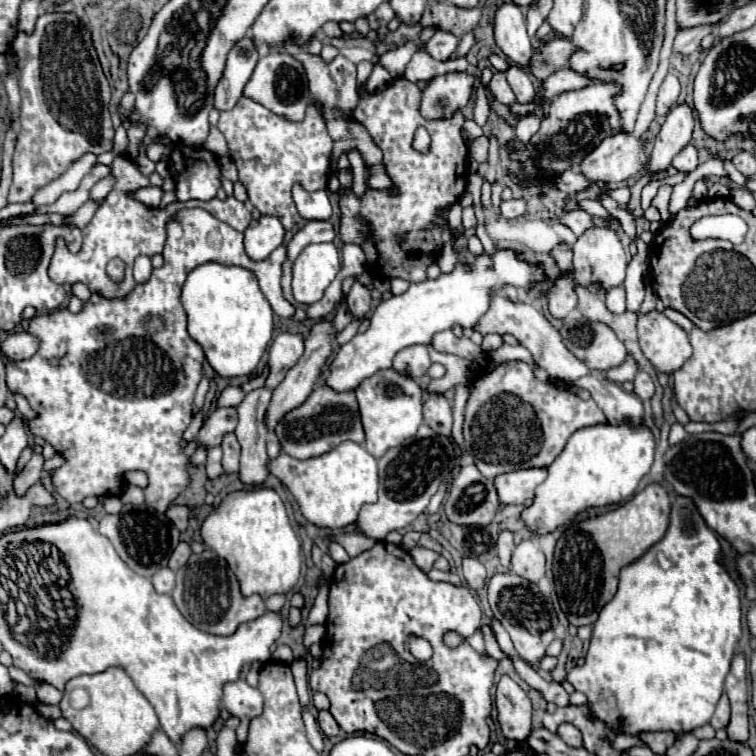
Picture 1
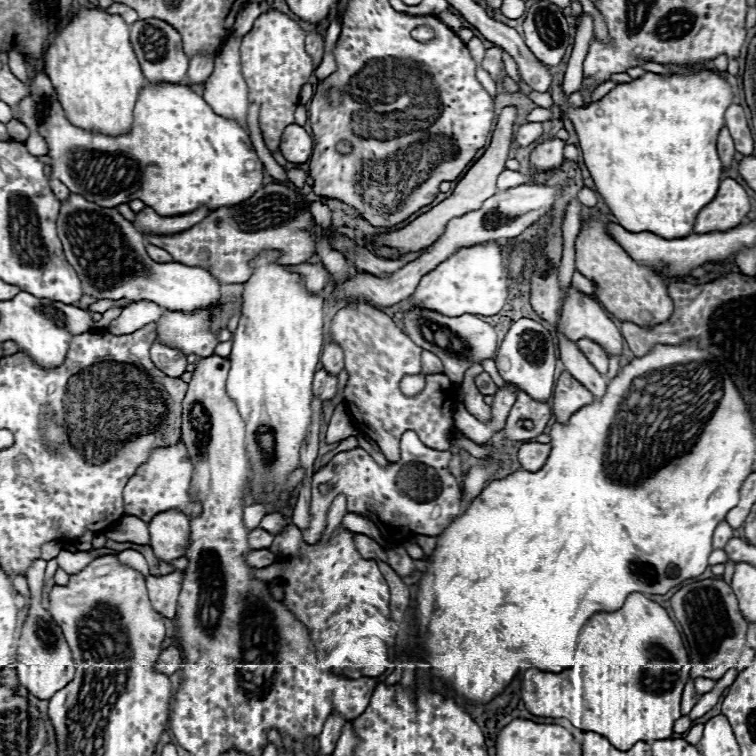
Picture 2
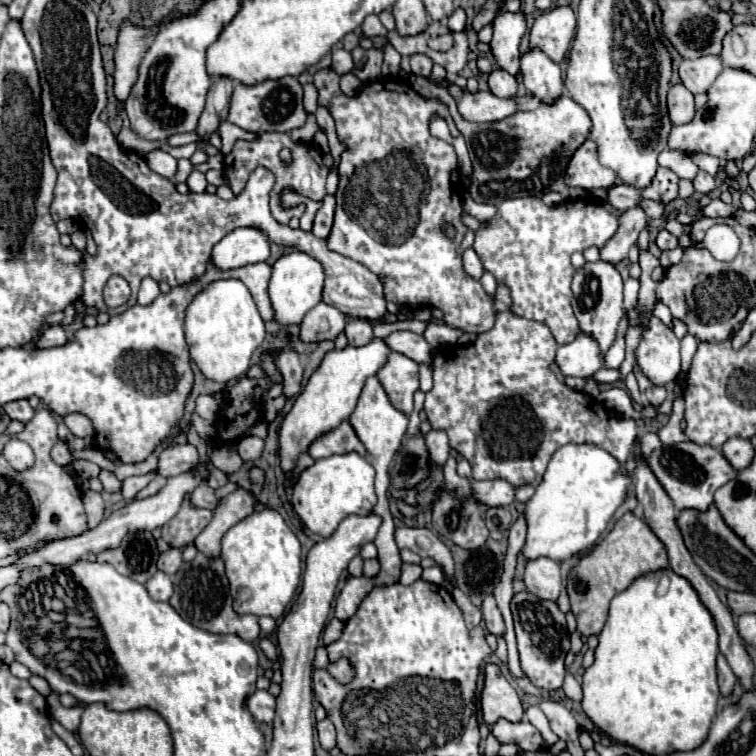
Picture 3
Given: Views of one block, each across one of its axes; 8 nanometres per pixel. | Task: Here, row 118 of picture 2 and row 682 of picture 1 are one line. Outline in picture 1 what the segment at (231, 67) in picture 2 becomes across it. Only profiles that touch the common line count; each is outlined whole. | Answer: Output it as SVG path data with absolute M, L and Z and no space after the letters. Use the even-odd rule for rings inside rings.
M240 678L240 680L224 686L222 704L230 714L240 718L236 737L237 742L243 744L247 738L250 720L262 714L262 694L260 694L260 690L248 686L248 682Z

